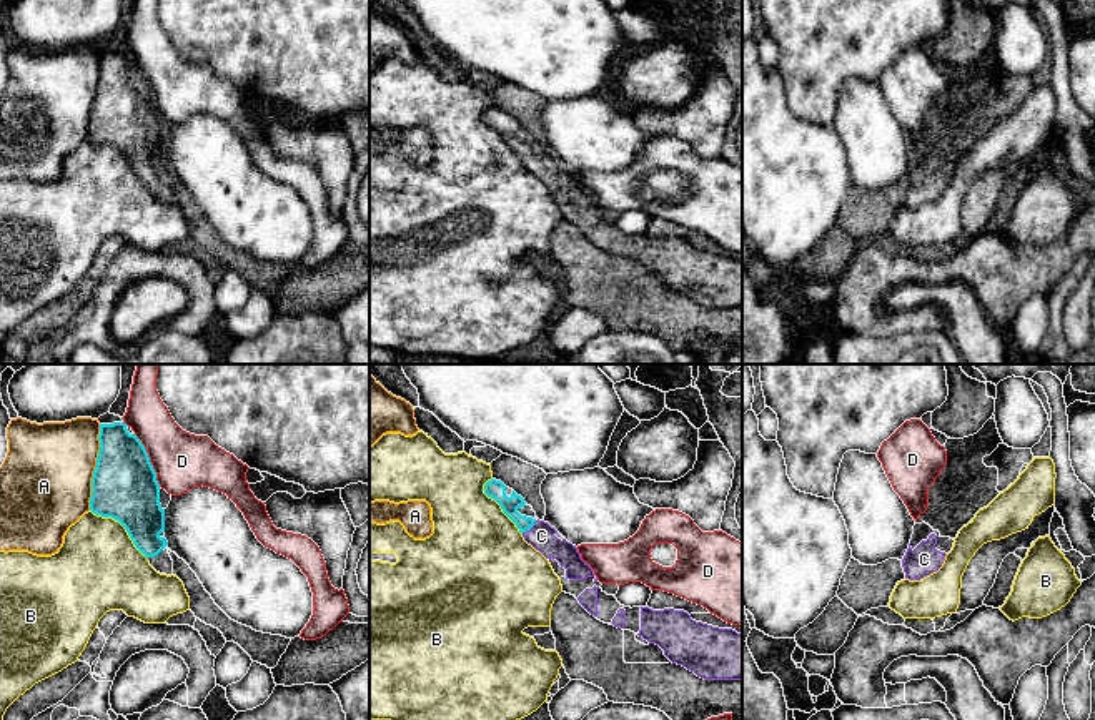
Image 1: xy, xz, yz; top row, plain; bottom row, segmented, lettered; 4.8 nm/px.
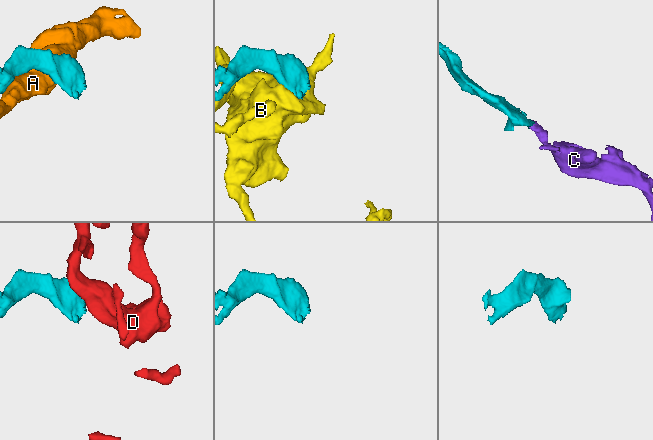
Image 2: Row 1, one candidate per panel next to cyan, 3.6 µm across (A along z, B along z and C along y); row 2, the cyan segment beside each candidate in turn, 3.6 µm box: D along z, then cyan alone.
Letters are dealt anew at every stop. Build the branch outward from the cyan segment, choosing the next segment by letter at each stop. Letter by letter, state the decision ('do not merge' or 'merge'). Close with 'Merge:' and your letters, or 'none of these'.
A: do not merge
B: do not merge
C: merge
D: do not merge
Merge: C

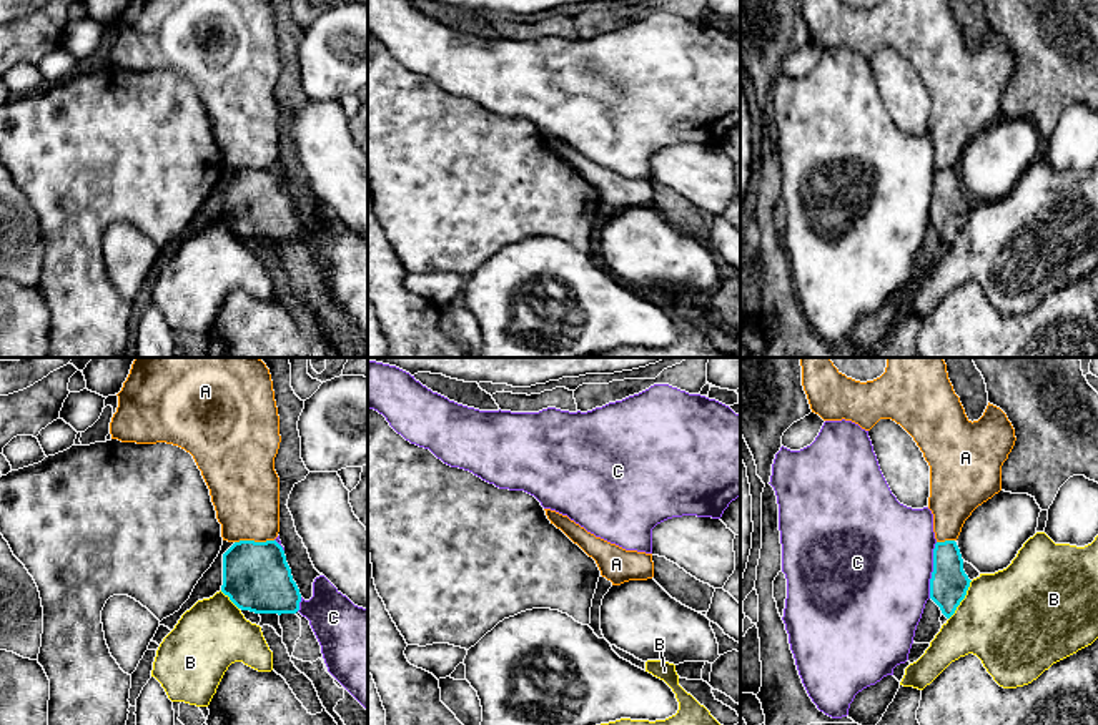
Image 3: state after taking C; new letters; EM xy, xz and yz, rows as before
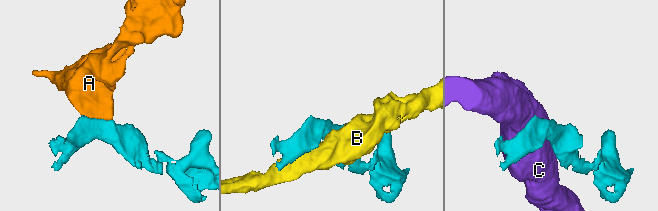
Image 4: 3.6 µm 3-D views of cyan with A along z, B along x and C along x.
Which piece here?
A: do not merge
B: do not merge
C: do not merge
Merge: none of these

